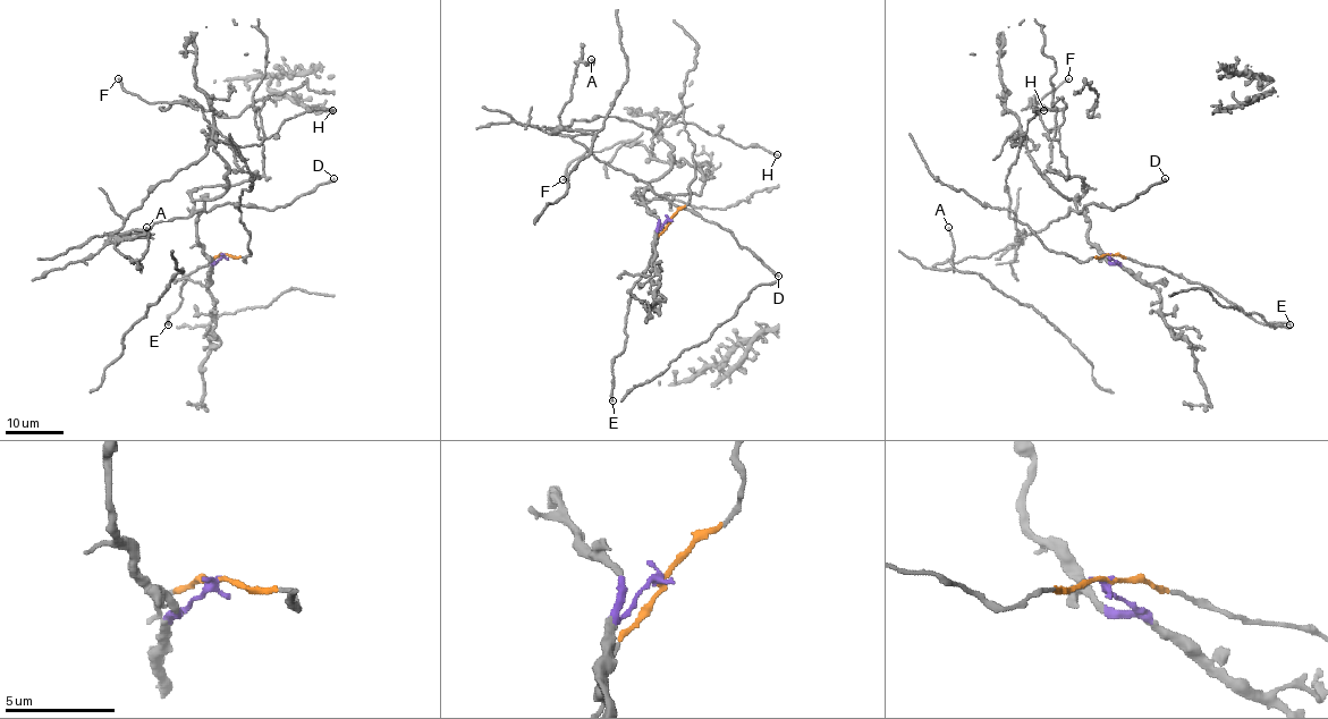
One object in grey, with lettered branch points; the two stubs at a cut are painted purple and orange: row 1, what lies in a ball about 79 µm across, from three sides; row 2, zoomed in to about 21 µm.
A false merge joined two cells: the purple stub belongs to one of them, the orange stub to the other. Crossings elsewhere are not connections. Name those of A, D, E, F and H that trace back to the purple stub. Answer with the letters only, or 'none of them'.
A, D, F, H

